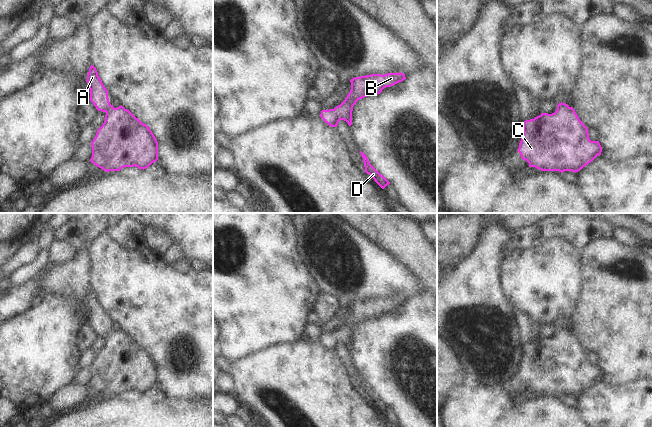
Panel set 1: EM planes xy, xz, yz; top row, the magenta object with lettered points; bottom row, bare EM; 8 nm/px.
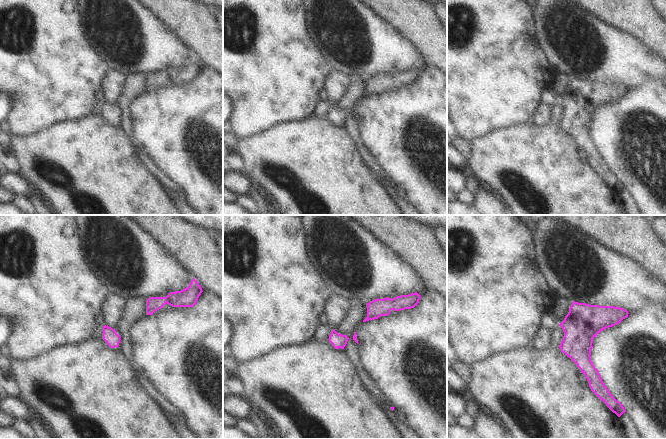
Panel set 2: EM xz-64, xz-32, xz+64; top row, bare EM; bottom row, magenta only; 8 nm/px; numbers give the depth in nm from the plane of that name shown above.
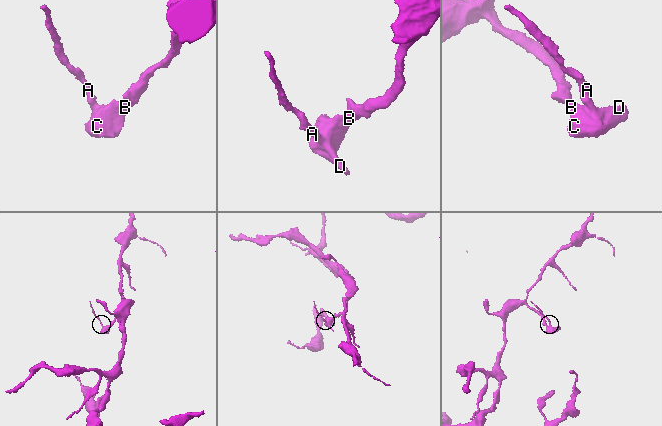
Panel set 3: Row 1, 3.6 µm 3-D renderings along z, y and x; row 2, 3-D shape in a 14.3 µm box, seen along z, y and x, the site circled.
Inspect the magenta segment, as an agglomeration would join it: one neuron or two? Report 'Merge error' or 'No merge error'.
No merge error.

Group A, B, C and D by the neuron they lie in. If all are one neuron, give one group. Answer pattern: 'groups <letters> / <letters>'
groups A B C D

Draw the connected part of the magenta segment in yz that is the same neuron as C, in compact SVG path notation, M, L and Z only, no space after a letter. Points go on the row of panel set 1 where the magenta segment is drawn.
M561 102L554 113L541 113L523 122L517 150L529 167L576 173L602 152L599 141L591 141L588 131L573 107Z

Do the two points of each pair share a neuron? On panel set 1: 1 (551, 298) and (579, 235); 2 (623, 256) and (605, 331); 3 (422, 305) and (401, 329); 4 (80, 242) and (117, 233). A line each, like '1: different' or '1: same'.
1: different
2: same
3: same
4: same

